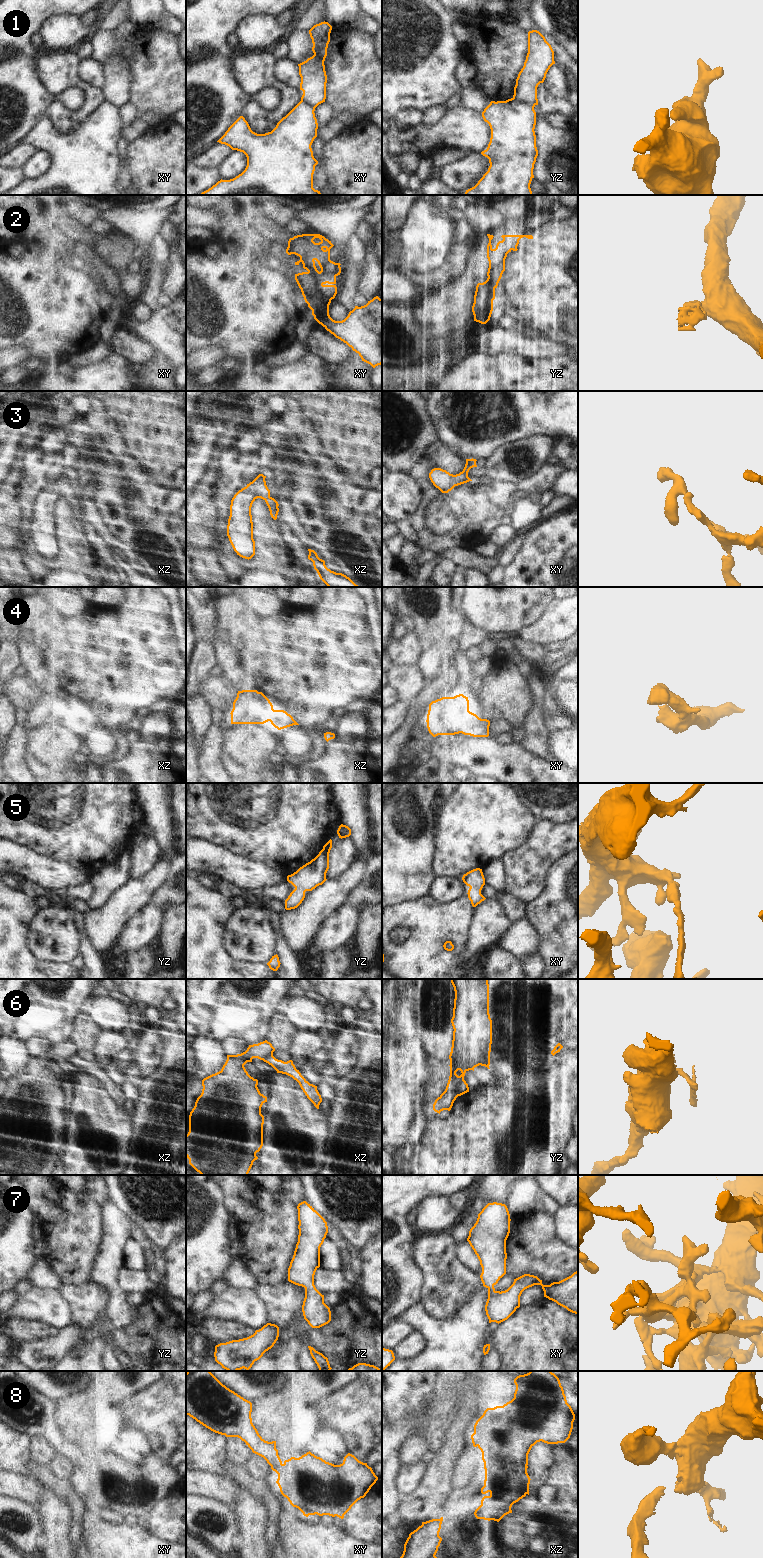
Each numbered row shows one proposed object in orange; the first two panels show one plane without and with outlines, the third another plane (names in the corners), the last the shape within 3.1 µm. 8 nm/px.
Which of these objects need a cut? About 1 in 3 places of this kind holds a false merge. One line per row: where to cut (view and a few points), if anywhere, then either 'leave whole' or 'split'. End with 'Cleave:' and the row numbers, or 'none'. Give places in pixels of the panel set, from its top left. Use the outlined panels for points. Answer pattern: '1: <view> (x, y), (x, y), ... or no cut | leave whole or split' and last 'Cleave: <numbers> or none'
1: yz (513, 97), (521, 102), (528, 103), (533, 108) | split
2: xy (308, 271), (323, 285), (322, 292), (330, 300) | split
3: no cut | leave whole
4: no cut | leave whole
5: no cut | leave whole
6: yz (463, 1079), (459, 1084), (458, 1095) | split
7: no cut | leave whole
8: no cut | leave whole
Cleave: 1, 2, 6

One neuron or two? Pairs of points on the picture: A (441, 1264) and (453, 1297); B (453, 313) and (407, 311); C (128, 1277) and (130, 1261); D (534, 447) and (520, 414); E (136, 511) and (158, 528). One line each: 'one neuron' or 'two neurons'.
A: one neuron
B: two neurons
C: two neurons
D: two neurons
E: one neuron

